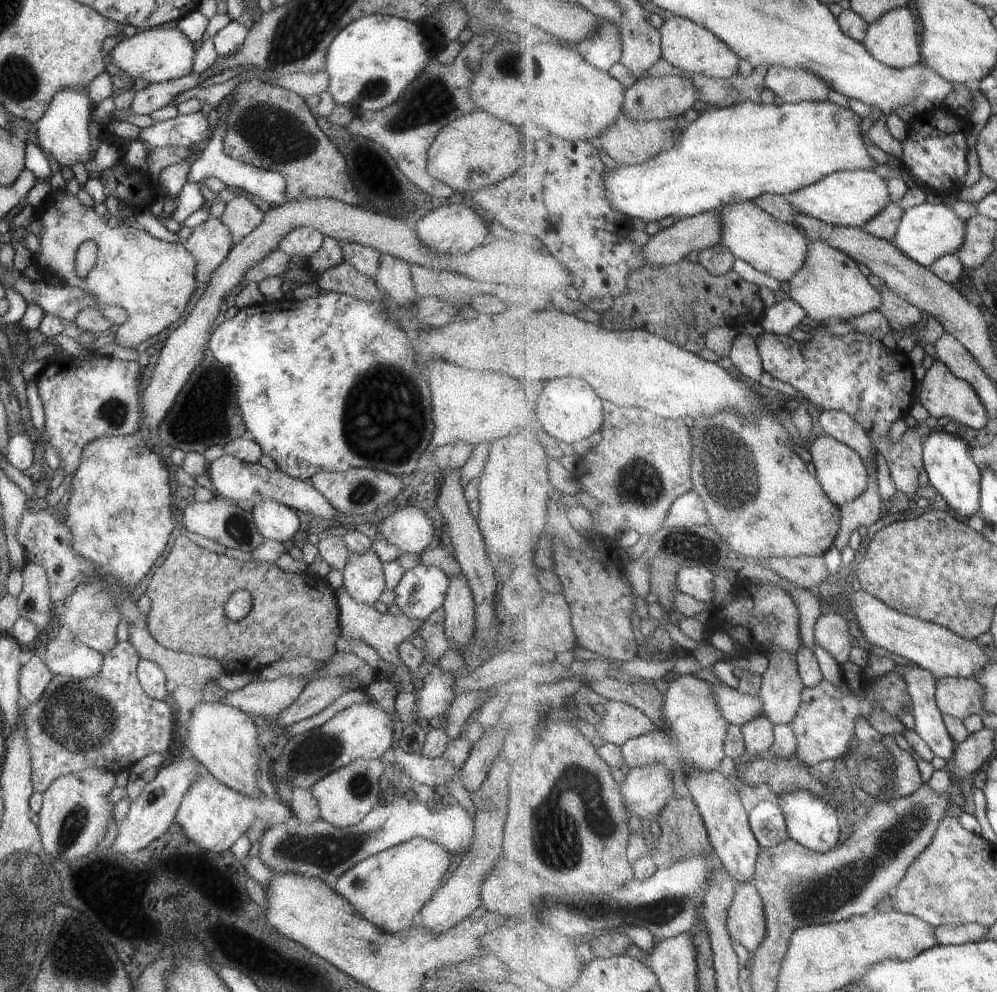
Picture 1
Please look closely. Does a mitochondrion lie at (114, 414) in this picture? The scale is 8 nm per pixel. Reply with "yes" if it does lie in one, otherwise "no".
yes

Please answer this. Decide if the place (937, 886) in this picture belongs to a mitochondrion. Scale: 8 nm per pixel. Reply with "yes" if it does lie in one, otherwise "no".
yes

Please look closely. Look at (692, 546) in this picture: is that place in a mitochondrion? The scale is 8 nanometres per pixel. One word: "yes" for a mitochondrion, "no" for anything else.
yes

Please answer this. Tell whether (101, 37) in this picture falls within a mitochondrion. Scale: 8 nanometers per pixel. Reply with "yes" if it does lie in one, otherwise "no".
no

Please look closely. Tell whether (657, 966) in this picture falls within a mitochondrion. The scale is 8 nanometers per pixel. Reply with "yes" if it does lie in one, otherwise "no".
no

